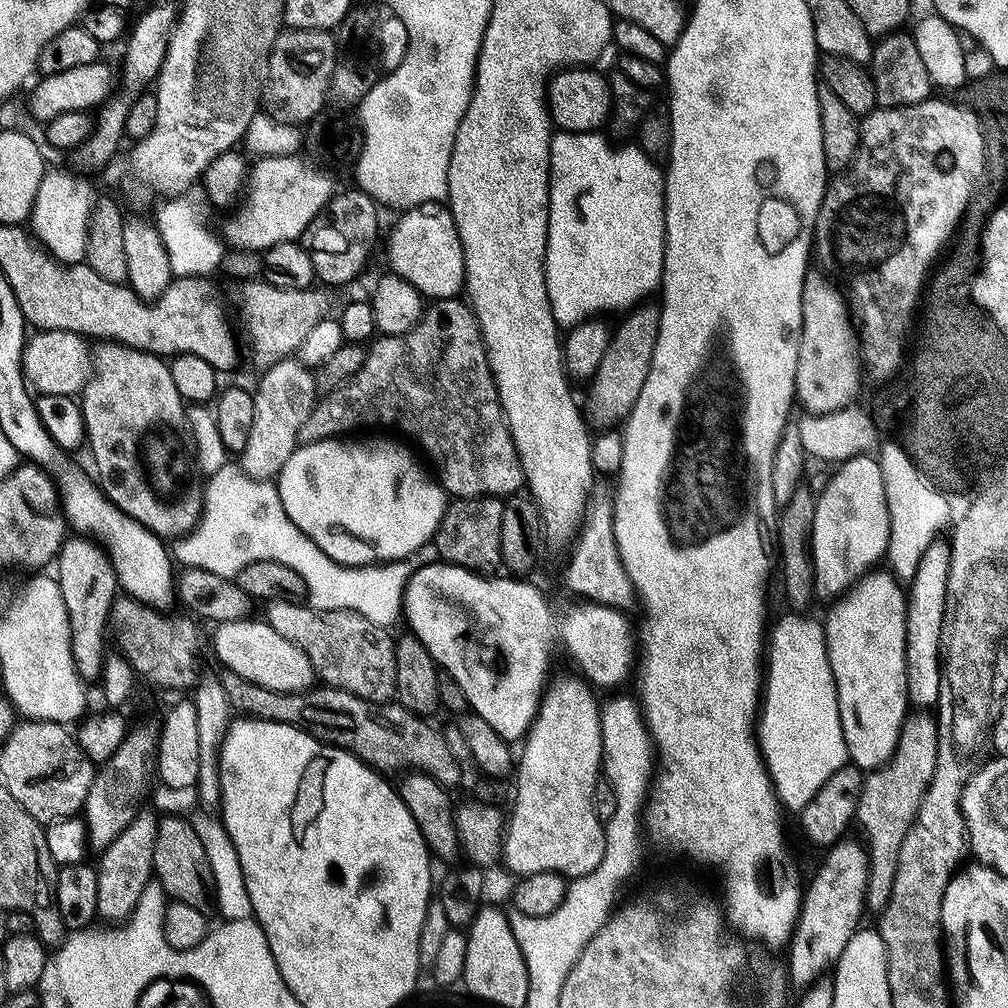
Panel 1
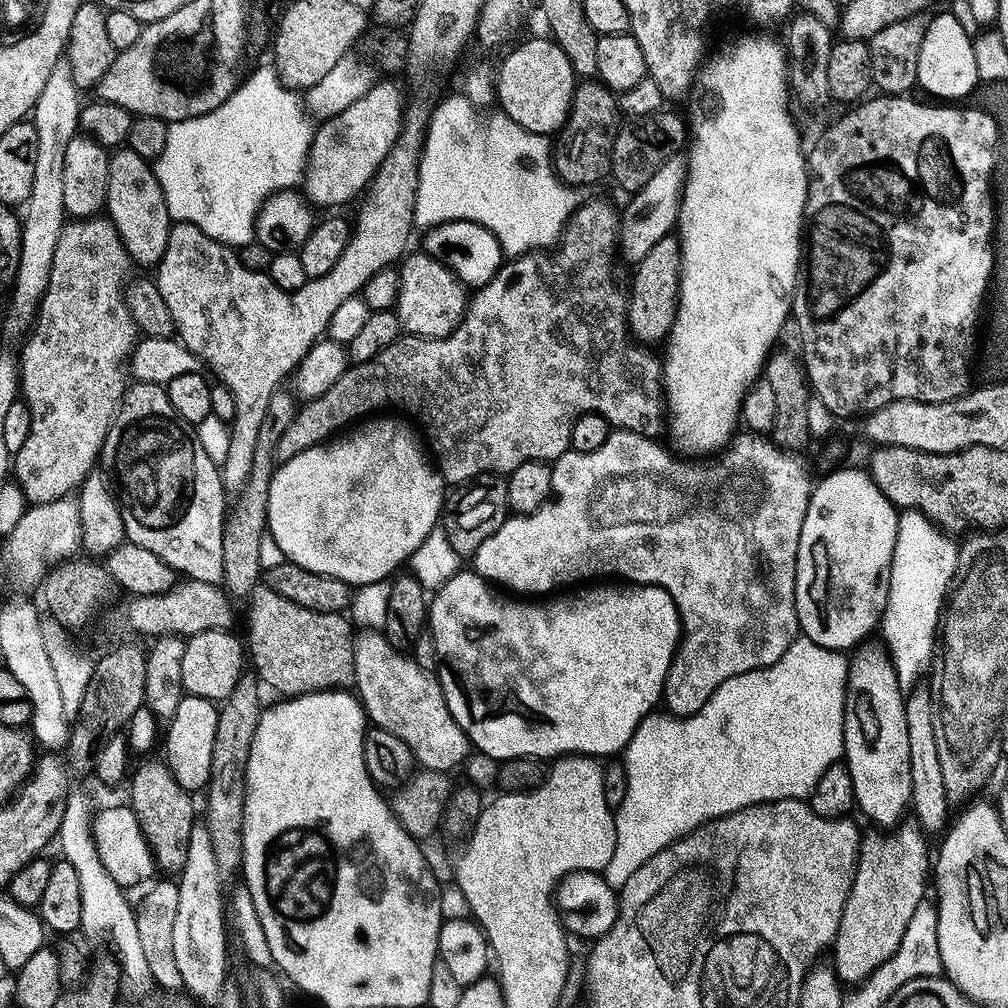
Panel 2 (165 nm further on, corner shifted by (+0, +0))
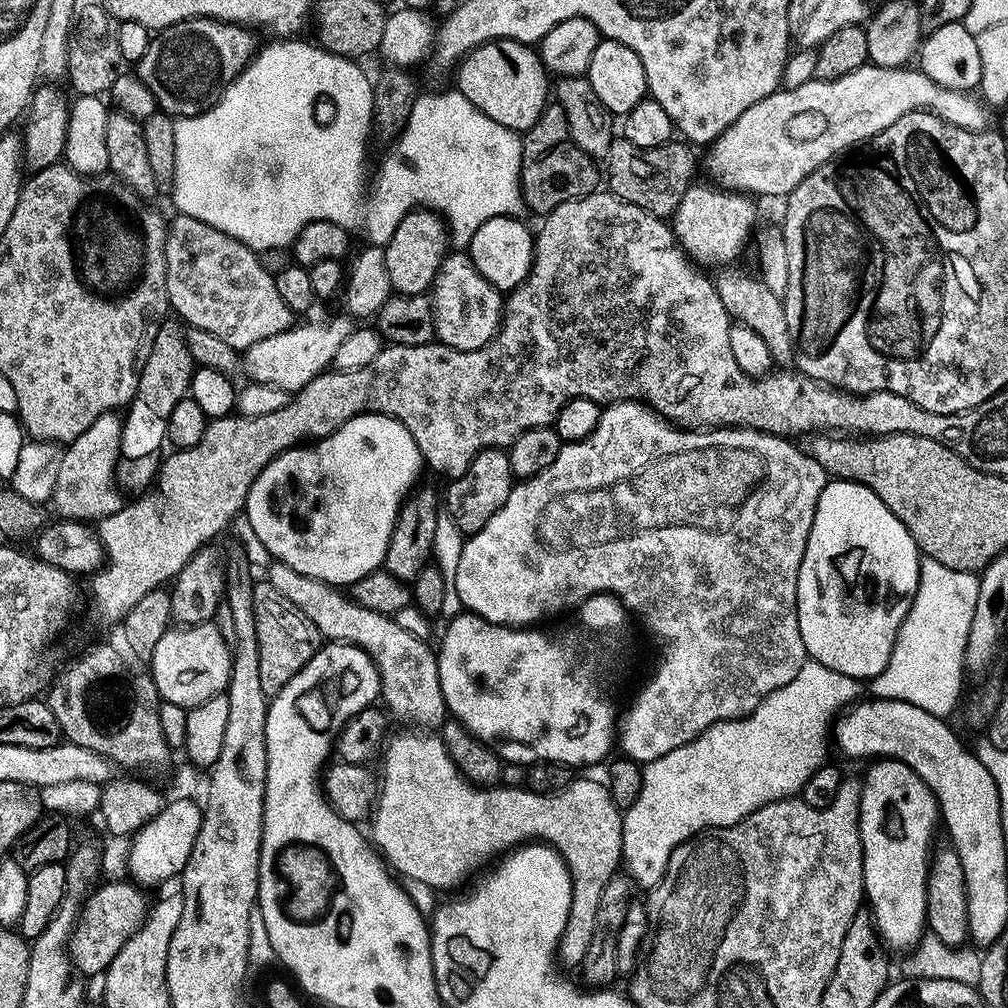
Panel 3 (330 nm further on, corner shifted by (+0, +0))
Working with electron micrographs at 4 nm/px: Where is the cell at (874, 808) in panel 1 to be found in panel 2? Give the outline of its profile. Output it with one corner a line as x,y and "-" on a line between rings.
901,822
891,830
872,830
863,833
860,841
860,857
856,863
856,873
852,879
852,890
846,900
842,922
838,926
838,934
830,949
831,967
836,979
848,986
863,984
865,978
874,974
878,966
882,966
898,950
902,942
902,934
910,926
910,918
914,918
914,910
925,903
924,883
930,880
930,852
926,833
915,822

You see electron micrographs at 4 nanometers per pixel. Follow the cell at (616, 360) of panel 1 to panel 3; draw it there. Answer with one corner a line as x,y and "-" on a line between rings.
689,186
678,202
678,210
670,218
670,227
676,234
676,243
684,249
697,265
716,264
724,266
744,248
748,231
756,220
756,208
747,195
736,190
725,190
719,186
696,188

